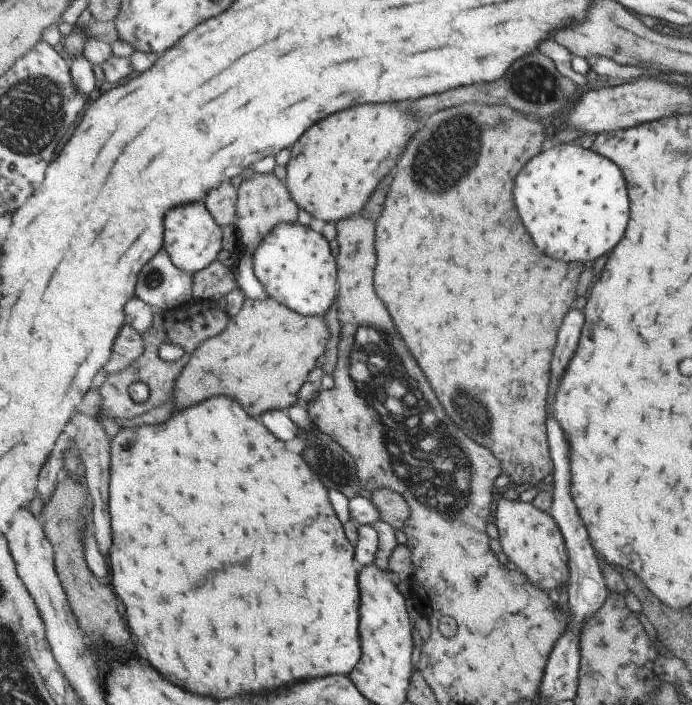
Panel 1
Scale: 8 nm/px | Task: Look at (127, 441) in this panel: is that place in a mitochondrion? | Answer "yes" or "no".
yes

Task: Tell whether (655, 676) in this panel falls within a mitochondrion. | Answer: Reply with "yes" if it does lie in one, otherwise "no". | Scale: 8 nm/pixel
no

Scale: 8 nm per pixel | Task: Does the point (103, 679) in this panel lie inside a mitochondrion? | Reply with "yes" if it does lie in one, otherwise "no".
no

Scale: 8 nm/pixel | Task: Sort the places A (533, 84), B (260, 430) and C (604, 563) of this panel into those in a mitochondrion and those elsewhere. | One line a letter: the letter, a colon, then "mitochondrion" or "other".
A: mitochondrion
B: other
C: other

